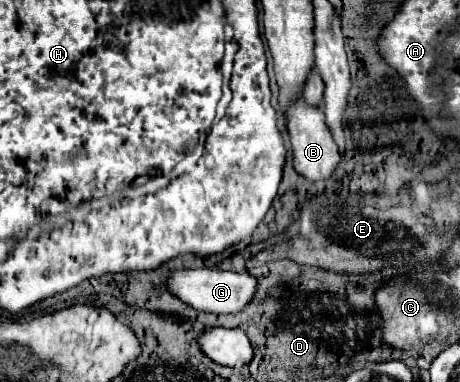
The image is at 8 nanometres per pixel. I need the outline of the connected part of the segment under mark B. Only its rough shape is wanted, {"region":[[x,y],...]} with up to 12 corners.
{"region":[[299,97],[287,133],[293,169],[311,183],[331,179],[341,157],[323,107]]}

